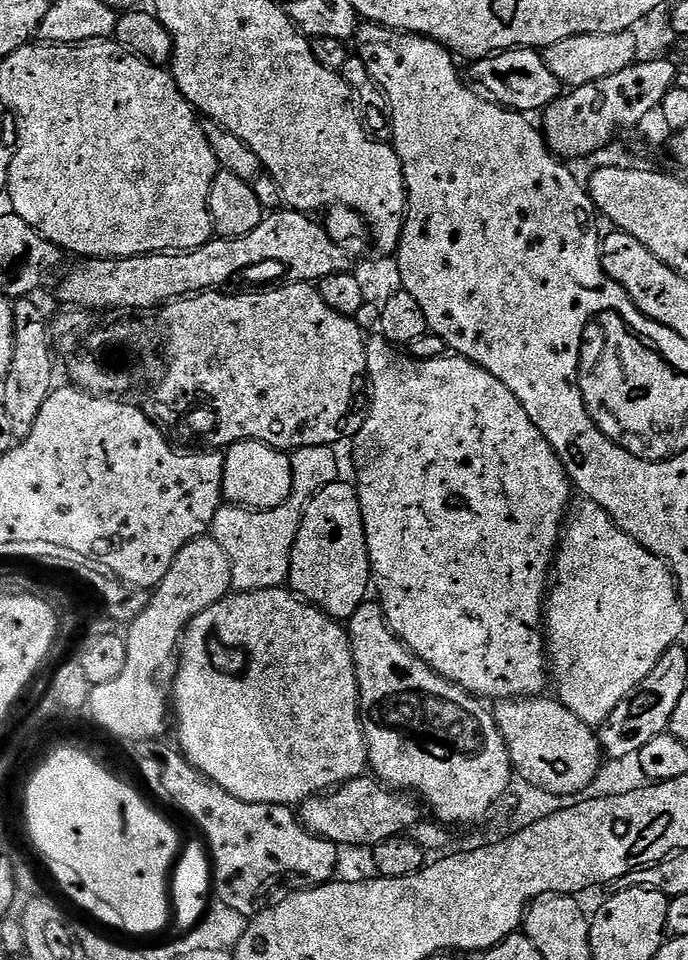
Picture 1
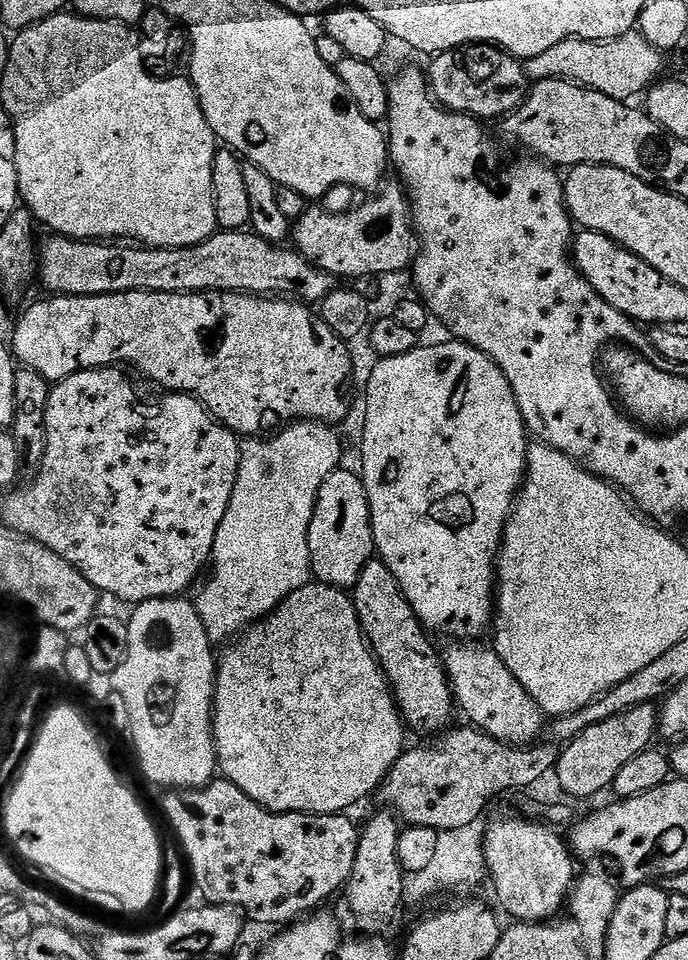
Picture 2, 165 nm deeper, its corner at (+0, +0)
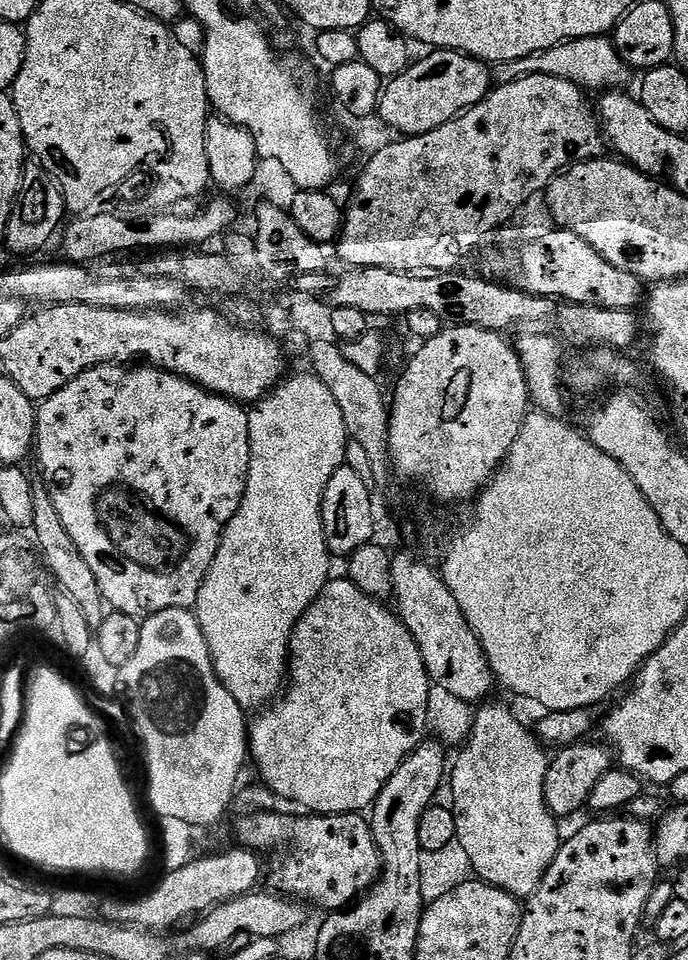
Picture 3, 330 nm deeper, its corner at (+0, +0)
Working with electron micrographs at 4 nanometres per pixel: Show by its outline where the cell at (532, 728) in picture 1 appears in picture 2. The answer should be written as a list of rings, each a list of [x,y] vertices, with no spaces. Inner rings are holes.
[[[452,642],[448,649],[443,649],[444,670],[448,673],[448,683],[452,686],[452,695],[457,709],[464,711],[464,716],[471,727],[501,740],[504,744],[528,746],[537,739],[540,731],[545,731],[544,711],[526,694],[522,682],[506,670],[494,650],[488,652],[479,648],[476,642]]]

